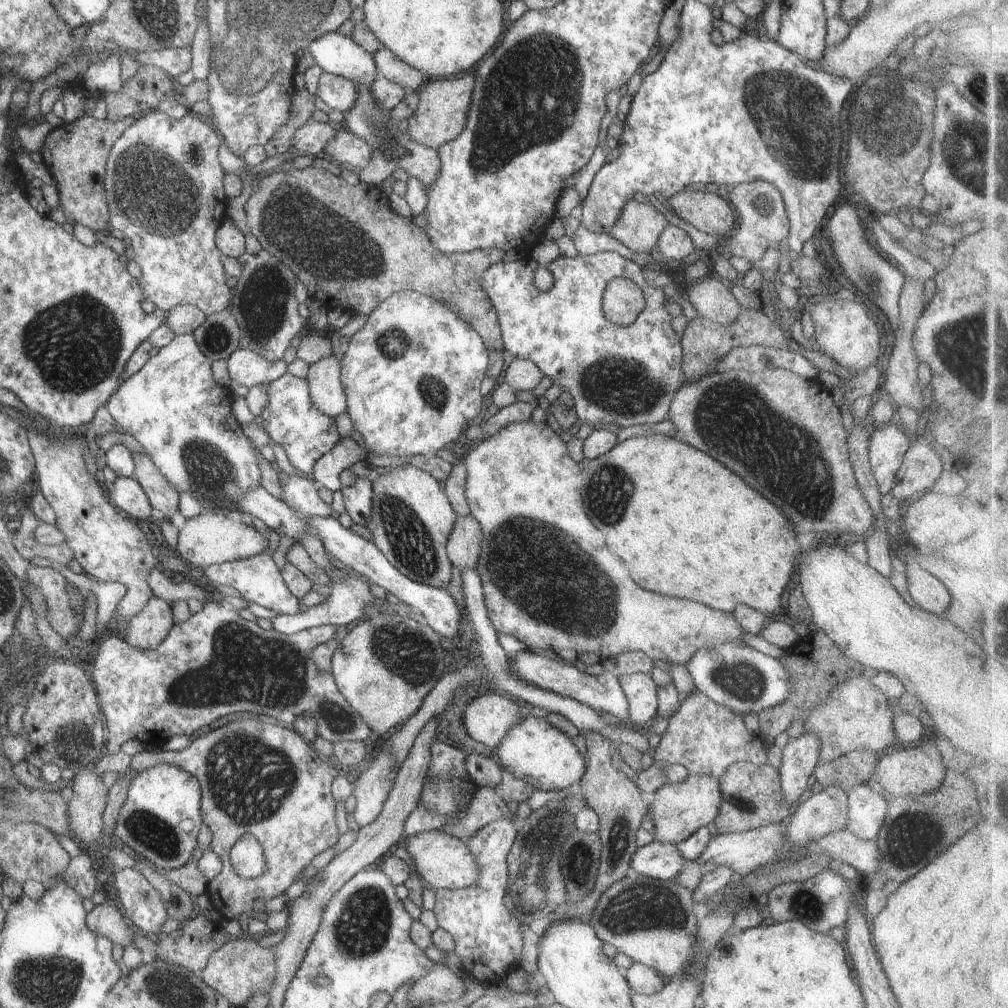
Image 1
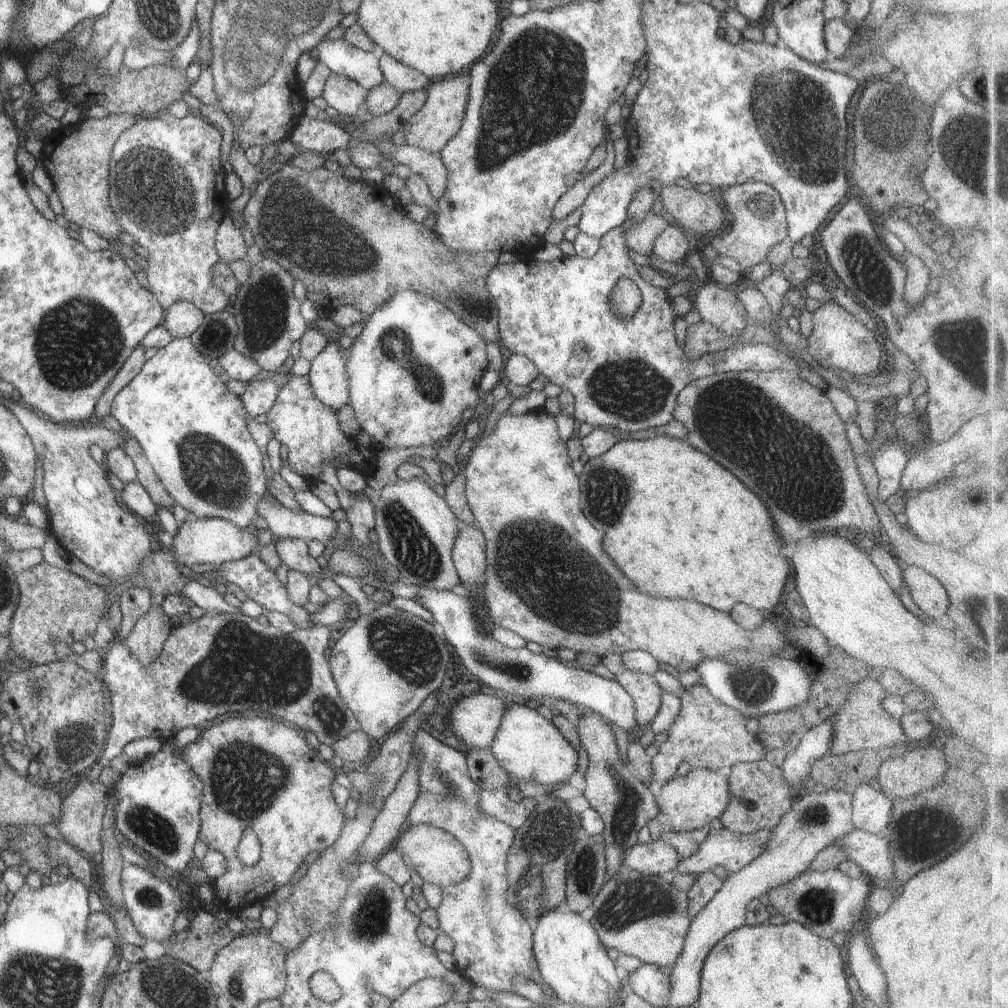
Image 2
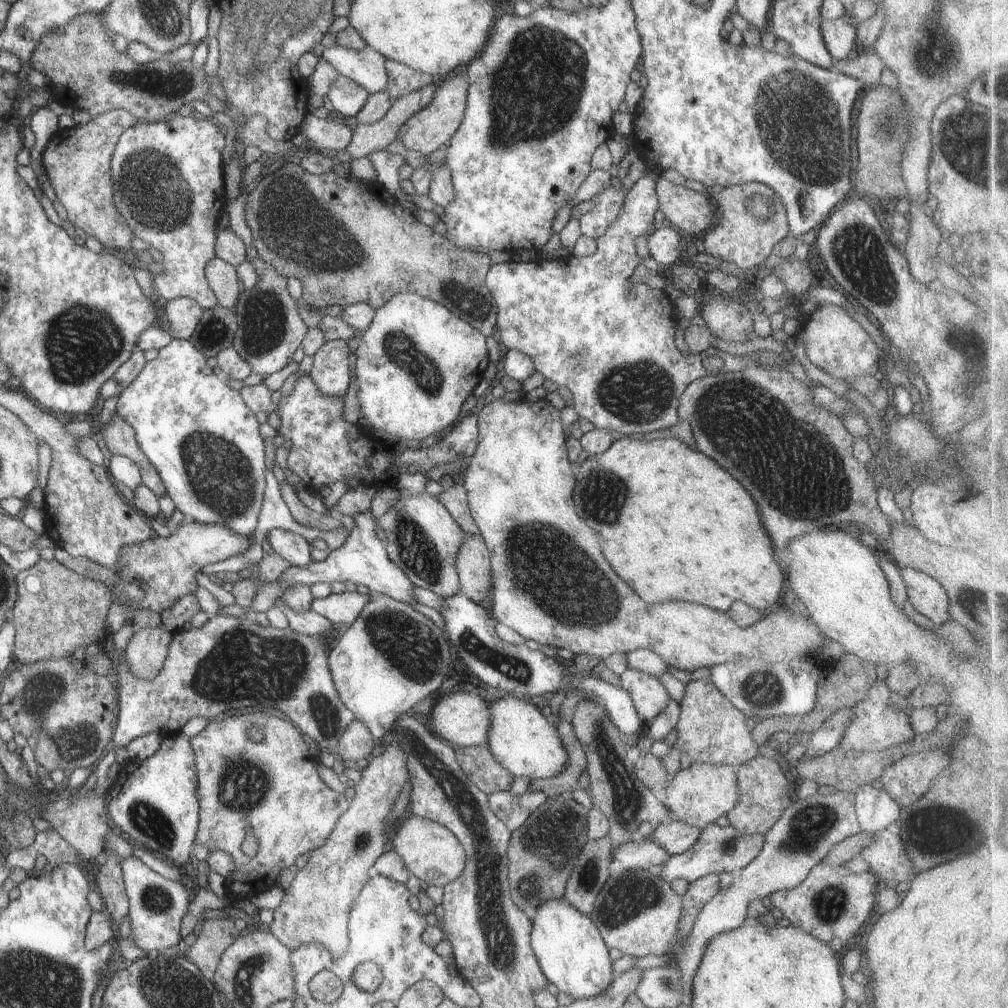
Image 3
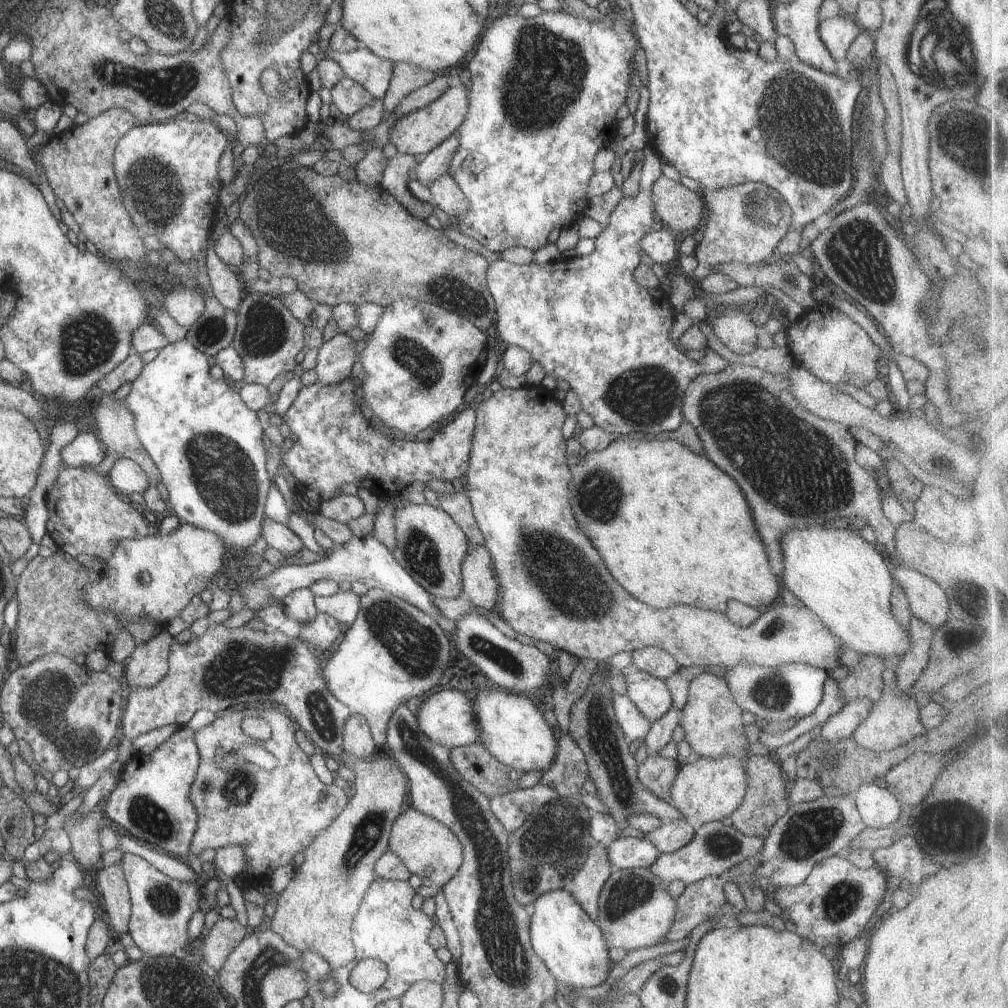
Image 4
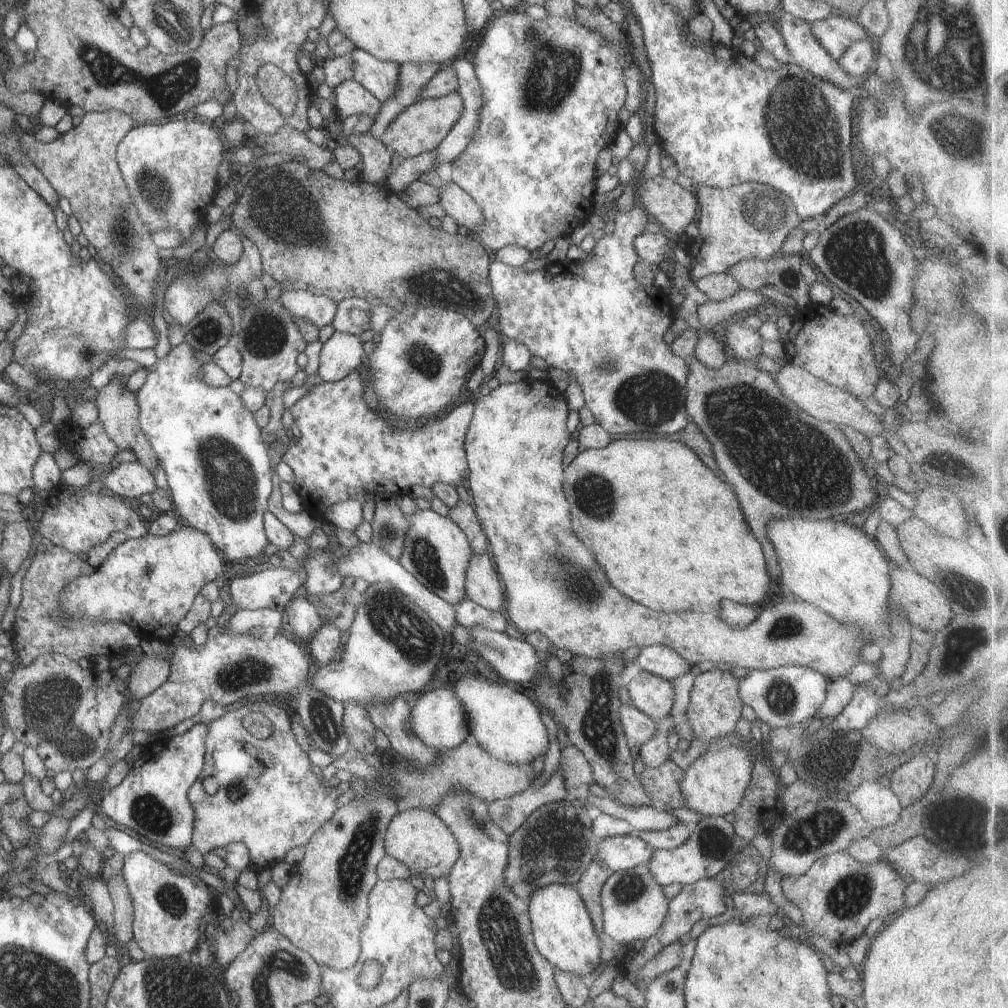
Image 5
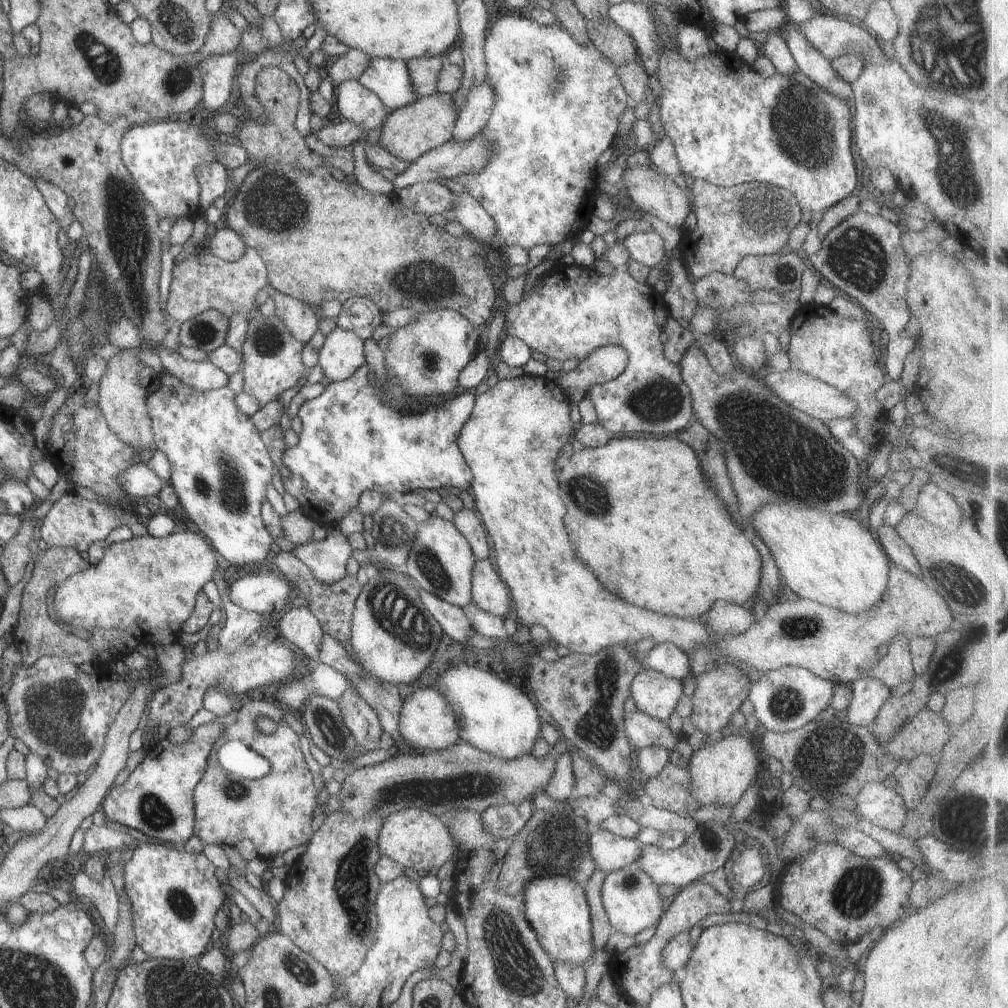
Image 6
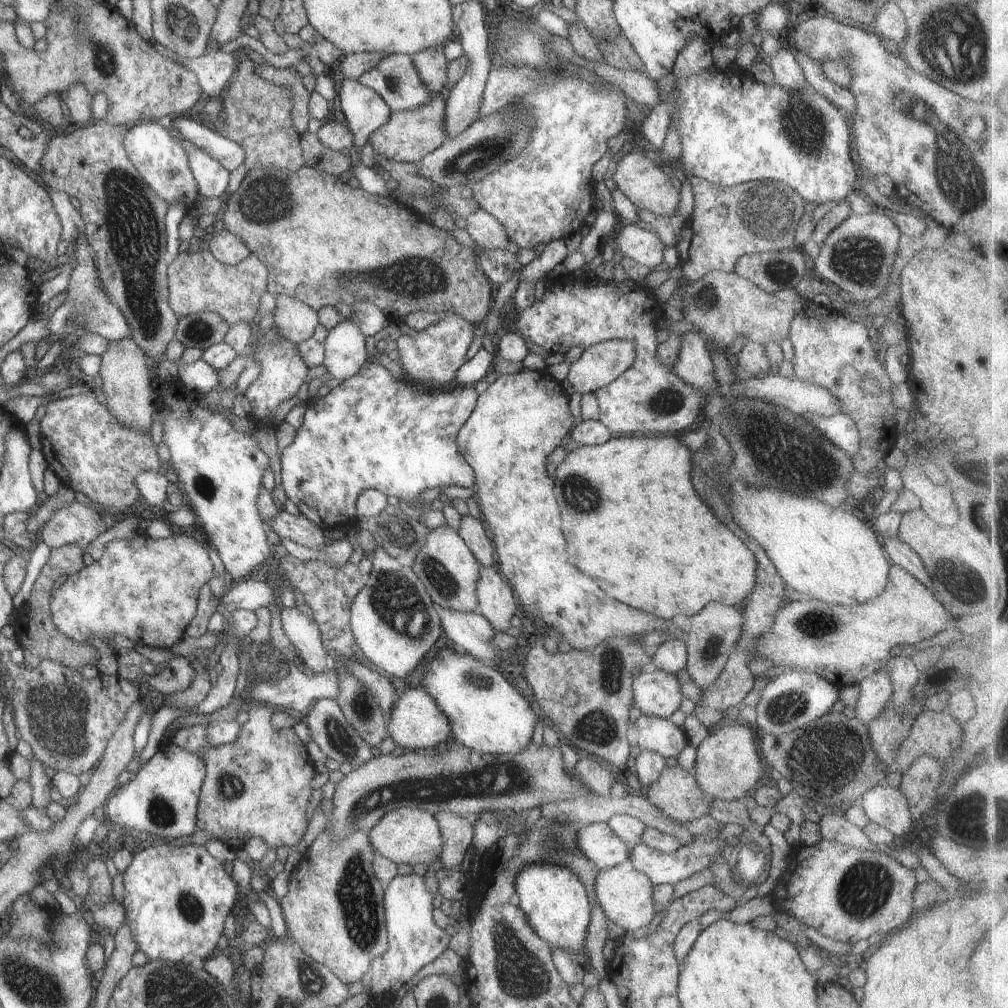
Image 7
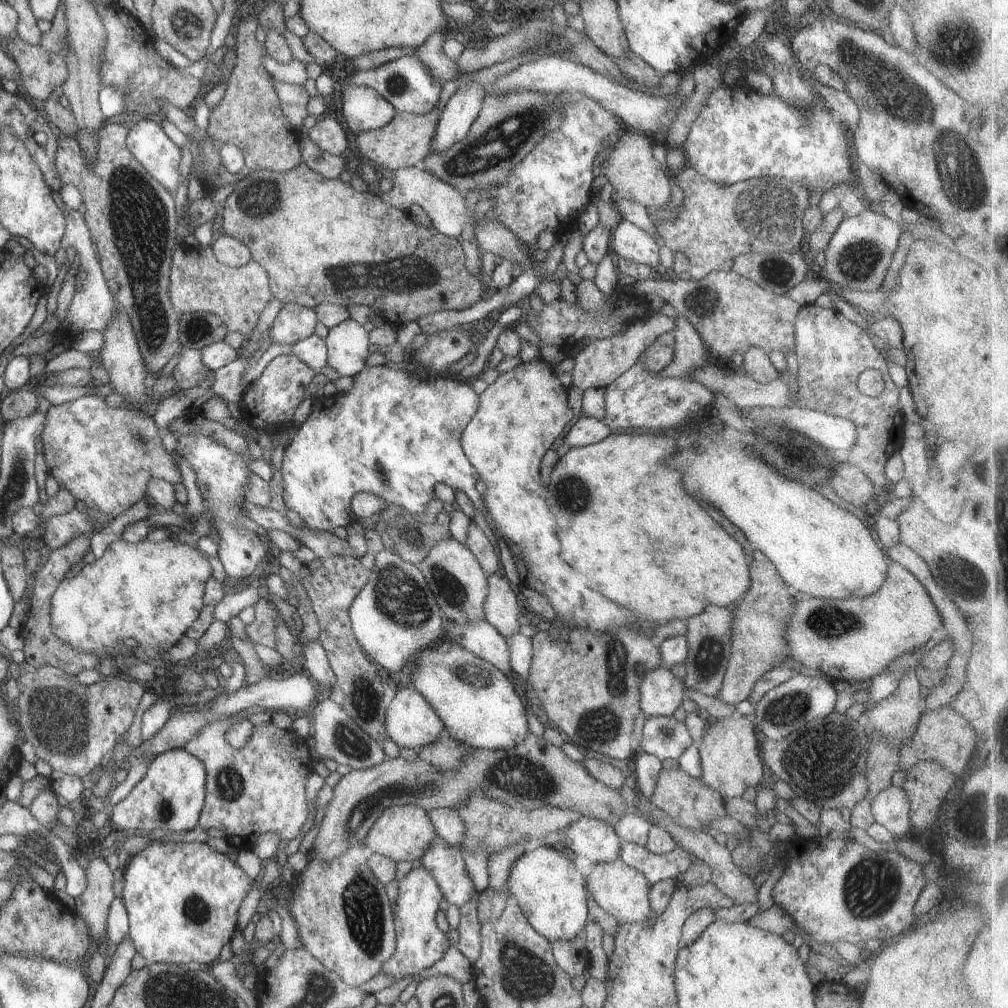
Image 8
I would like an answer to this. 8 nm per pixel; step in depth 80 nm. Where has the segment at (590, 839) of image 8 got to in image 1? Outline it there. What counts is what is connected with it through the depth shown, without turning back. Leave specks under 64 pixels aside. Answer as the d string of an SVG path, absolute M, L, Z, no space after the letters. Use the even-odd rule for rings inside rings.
M654 840L636 849L631 858L631 870L638 875L672 881L686 862L675 844Z

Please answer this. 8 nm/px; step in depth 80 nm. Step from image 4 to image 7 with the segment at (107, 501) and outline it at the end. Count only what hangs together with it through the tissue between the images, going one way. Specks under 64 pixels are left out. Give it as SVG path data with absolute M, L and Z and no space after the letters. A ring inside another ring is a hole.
M74 501L63 509L56 509L56 514L43 524L42 538L38 541L51 550L74 545L86 551L88 544L108 530L111 520L100 515L91 504L78 506Z

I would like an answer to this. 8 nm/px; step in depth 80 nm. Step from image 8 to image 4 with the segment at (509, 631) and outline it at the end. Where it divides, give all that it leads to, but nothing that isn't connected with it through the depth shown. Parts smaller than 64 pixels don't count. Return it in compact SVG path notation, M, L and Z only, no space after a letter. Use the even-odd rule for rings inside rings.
M485 545L469 546L469 553L461 566L463 598L474 606L496 611L501 592L497 576L492 570L492 555Z

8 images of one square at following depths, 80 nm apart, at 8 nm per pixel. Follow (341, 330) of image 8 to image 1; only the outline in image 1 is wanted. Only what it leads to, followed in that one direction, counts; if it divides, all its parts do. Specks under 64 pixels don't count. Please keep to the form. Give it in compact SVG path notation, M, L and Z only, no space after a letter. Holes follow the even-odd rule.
M332 354L312 363L306 376L313 405L334 418L347 410L341 372L341 362Z

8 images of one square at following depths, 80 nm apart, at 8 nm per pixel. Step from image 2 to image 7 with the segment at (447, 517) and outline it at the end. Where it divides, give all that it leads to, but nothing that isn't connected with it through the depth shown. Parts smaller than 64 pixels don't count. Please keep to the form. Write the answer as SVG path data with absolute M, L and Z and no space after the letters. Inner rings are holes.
M445 523L438 528L430 529L412 570L424 584L434 605L459 612L476 613L476 584L480 578L480 566L466 542L460 538L460 534Z

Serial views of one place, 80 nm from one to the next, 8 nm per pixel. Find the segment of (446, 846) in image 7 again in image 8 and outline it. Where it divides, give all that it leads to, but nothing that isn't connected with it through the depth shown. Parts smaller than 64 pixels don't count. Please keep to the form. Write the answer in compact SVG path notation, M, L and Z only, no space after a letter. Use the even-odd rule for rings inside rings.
M433 807L428 810L428 817L436 828L437 835L448 844L462 849L462 838L466 834L464 822L457 812L448 807Z

